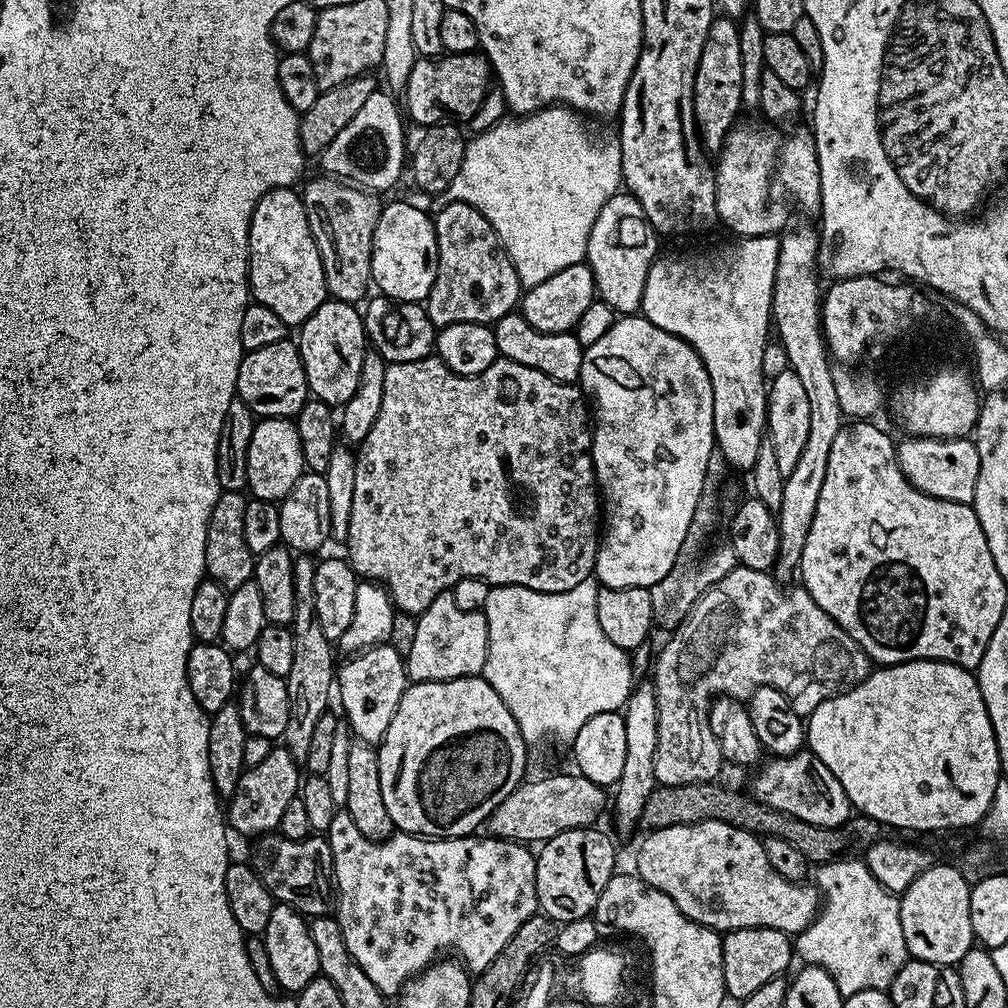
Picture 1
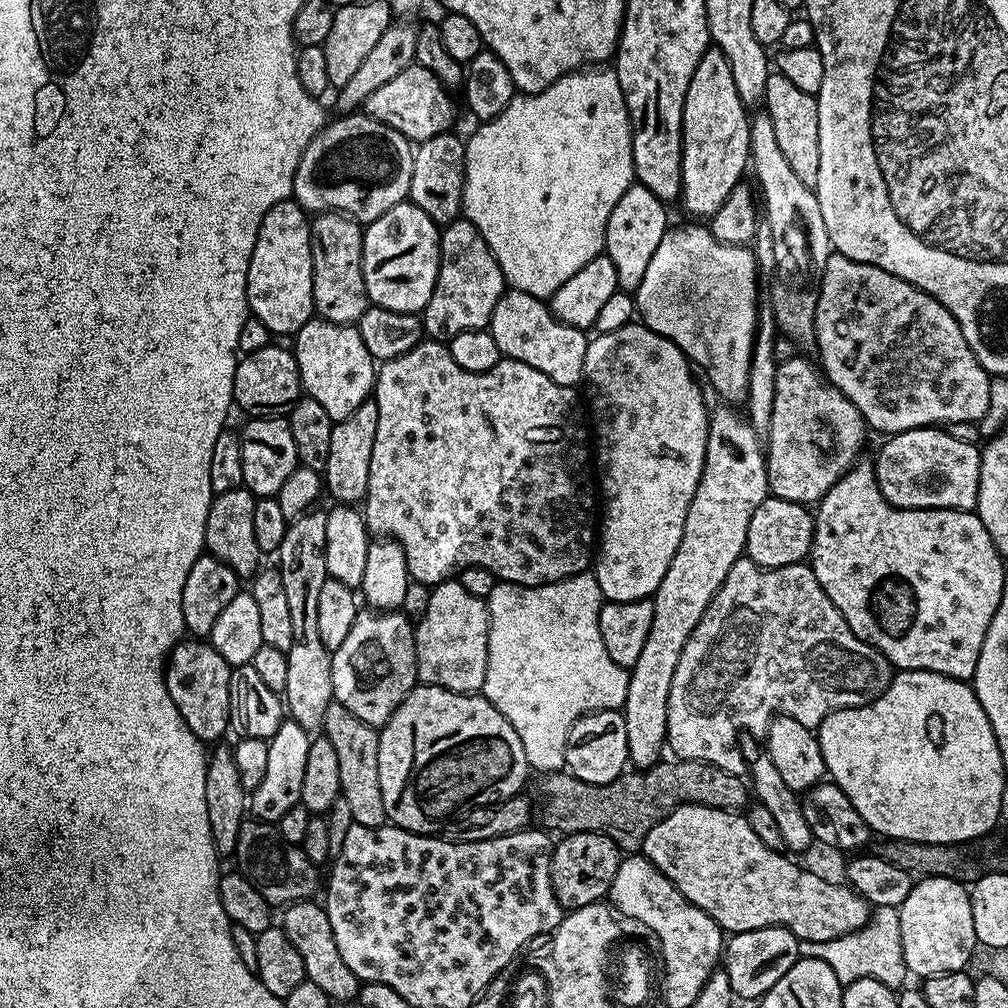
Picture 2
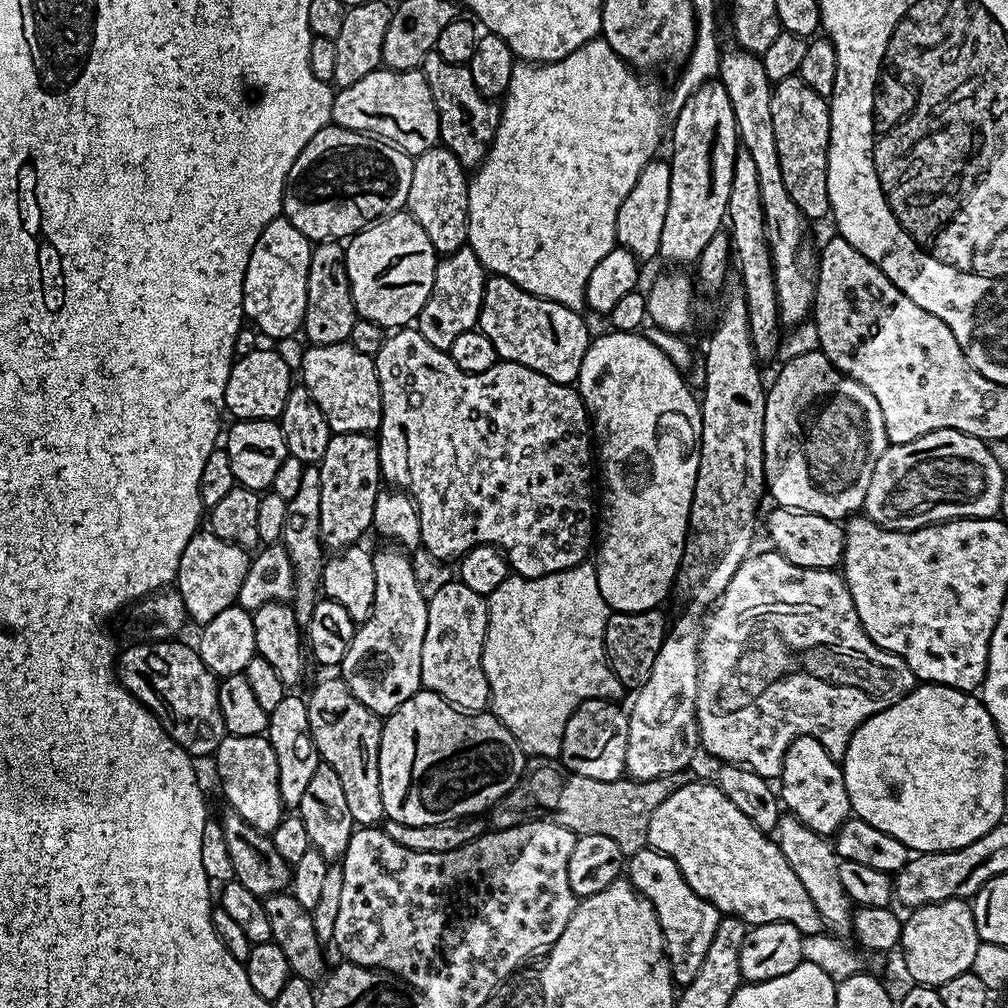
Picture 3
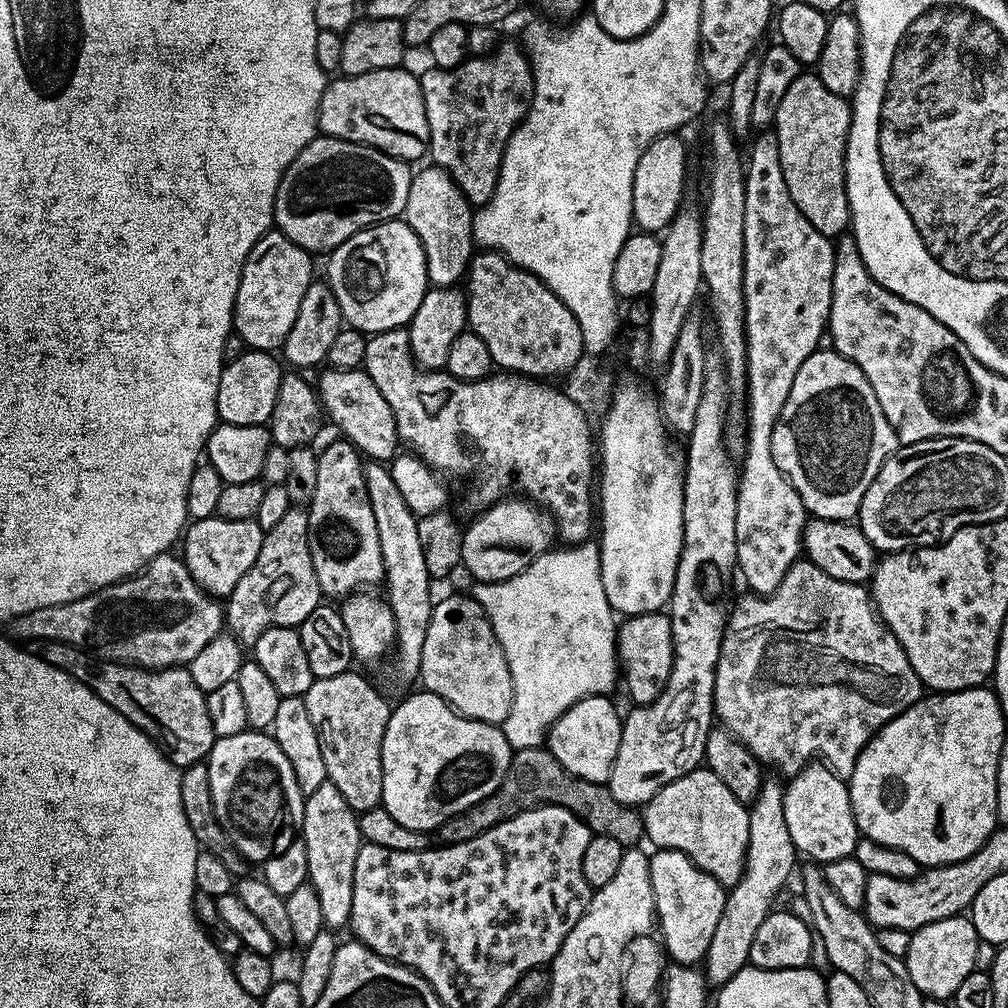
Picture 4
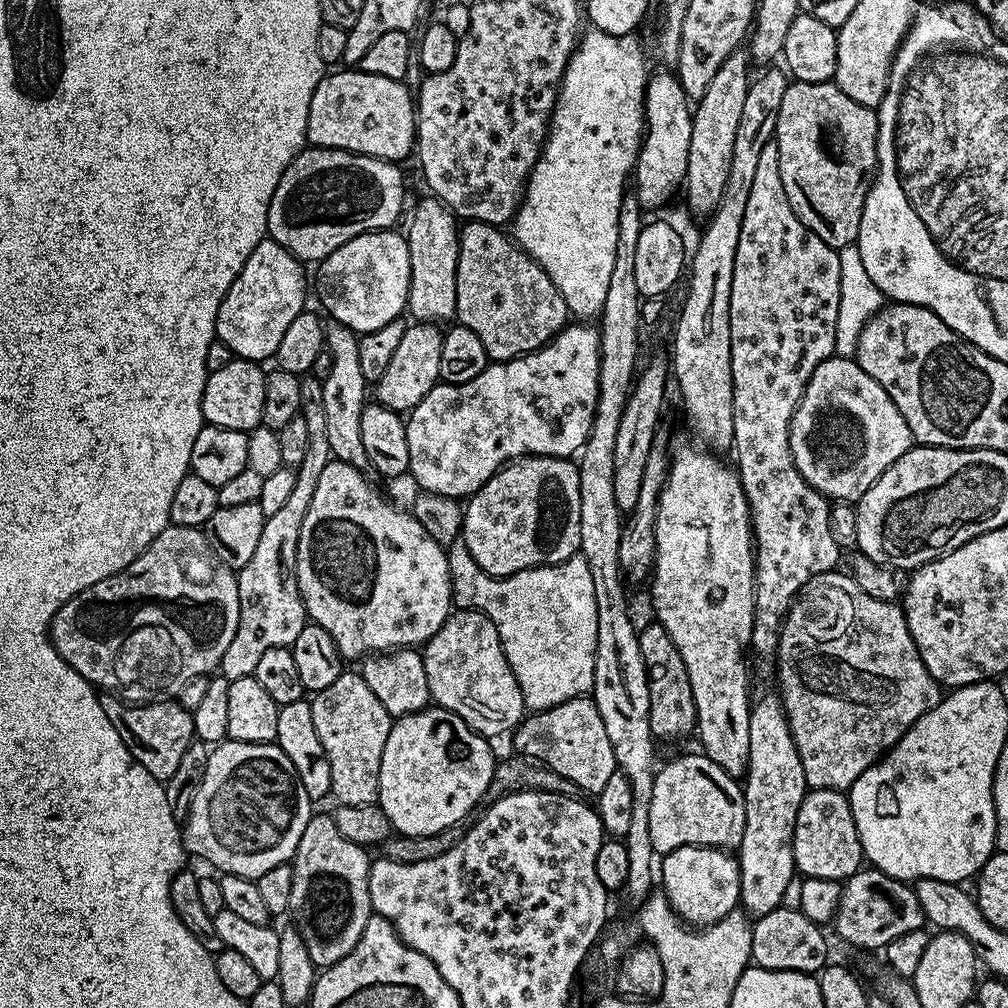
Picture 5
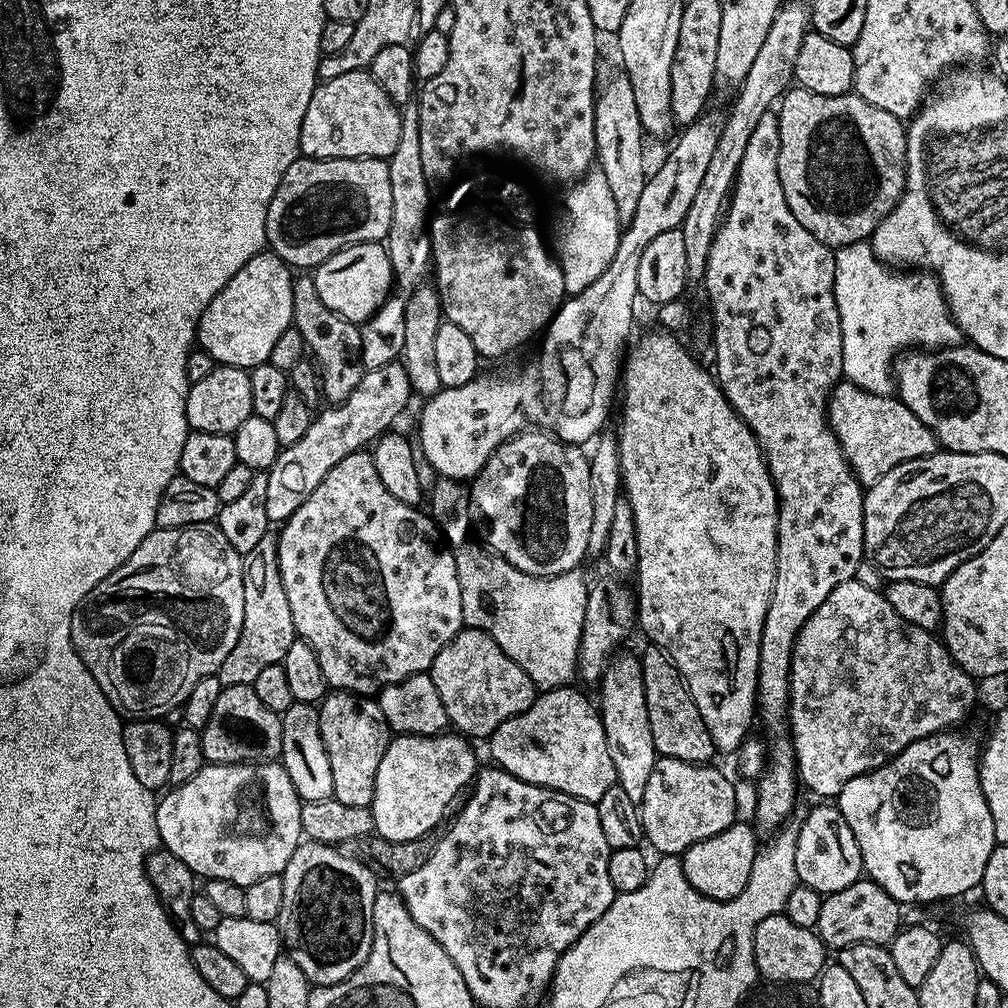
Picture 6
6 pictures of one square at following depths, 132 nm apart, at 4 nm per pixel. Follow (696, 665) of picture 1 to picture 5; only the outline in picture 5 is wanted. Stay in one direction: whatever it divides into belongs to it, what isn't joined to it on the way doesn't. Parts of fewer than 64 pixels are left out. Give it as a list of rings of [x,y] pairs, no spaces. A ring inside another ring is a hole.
[[[844,570],[818,574],[810,582],[806,582],[804,589],[796,595],[796,601],[792,604],[792,609],[789,610],[787,618],[784,619],[784,625],[780,628],[780,647],[776,649],[774,664],[775,679],[780,679],[780,685],[778,685],[780,701],[784,703],[788,725],[798,754],[802,758],[802,770],[806,774],[809,789],[851,789],[854,781],[871,764],[875,764],[881,756],[885,755],[889,748],[893,748],[902,738],[902,734],[906,734],[906,730],[910,730],[910,726],[914,726],[914,722],[918,722],[918,718],[926,714],[926,710],[934,710],[934,706],[938,706],[942,698],[942,685],[934,679],[930,670],[926,670],[918,654],[918,646],[914,646],[914,638],[906,626],[903,607],[891,600],[870,598],[870,594],[866,594],[866,590],[862,590],[862,586],[858,586],[858,582],[854,582],[851,575]]]

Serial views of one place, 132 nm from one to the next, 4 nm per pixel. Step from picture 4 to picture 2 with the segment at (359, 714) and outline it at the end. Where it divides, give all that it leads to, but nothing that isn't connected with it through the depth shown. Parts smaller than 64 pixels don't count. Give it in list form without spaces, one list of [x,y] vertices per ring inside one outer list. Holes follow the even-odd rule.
[[[333,702],[326,710],[322,734],[334,742],[334,750],[338,753],[338,774],[342,777],[340,794],[350,805],[352,822],[371,828],[385,827],[388,815],[382,802],[382,782],[378,782],[379,731],[362,722],[362,718],[354,718],[346,706]]]

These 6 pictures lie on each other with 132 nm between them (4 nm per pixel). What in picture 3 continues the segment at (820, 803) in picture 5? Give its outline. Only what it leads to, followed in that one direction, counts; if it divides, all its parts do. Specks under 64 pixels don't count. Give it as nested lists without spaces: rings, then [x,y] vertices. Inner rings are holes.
[[[796,736],[794,742],[790,742],[778,780],[784,783],[778,788],[783,807],[819,836],[835,837],[836,831],[853,815],[850,798],[846,794],[843,767],[830,758],[822,742],[814,738]]]

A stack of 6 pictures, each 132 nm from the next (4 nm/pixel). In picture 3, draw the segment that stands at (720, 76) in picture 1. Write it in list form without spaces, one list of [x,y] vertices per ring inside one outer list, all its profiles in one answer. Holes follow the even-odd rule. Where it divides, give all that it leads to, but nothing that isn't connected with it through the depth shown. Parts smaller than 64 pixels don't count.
[[[719,79],[698,86],[679,107],[676,121],[670,124],[670,207],[662,225],[659,259],[669,260],[672,266],[688,266],[699,260],[706,242],[725,223],[730,181],[734,179],[734,158],[742,145],[730,94],[726,94],[726,86]]]

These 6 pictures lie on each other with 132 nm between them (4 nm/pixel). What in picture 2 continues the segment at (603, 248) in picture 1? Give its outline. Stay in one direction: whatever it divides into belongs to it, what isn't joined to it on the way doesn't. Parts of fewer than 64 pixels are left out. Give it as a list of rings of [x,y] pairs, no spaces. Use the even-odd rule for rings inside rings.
[[[634,182],[618,198],[618,206],[614,206],[614,214],[610,214],[610,222],[606,226],[604,252],[614,262],[614,270],[618,270],[618,282],[625,292],[635,293],[636,287],[646,274],[646,266],[650,266],[650,258],[654,258],[654,250],[658,250],[658,242],[662,242],[662,234],[670,226],[665,201],[659,200],[646,186]]]

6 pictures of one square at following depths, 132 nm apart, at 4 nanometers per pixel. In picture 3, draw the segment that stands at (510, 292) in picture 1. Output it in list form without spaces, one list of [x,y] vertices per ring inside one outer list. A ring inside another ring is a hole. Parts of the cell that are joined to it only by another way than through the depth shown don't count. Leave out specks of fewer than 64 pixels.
[[[465,246],[437,259],[434,286],[418,317],[422,338],[426,338],[430,346],[446,350],[452,345],[454,338],[458,338],[458,334],[466,334],[479,325],[485,279],[482,262],[478,262],[478,254],[474,254],[472,248]]]

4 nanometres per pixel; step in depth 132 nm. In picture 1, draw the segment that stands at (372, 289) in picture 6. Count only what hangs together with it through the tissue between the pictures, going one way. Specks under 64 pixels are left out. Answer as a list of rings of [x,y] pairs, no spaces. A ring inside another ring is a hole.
[[[396,200],[393,204],[385,203],[380,209],[378,226],[372,239],[372,283],[383,295],[391,300],[427,301],[430,290],[434,286],[434,278],[438,270],[438,242],[436,226],[431,215],[427,216],[420,208],[407,204],[404,200]]]

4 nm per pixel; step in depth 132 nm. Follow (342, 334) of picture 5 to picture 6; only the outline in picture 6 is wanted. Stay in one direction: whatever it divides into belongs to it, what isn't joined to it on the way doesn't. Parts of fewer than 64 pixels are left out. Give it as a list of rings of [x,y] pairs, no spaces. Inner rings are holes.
[[[300,274],[293,279],[292,323],[302,334],[305,349],[318,365],[323,399],[328,400],[329,405],[343,404],[350,390],[362,382],[366,371],[362,362],[362,334],[359,327],[334,314],[334,310],[330,310],[330,306],[318,298],[318,286],[314,286],[308,274]]]

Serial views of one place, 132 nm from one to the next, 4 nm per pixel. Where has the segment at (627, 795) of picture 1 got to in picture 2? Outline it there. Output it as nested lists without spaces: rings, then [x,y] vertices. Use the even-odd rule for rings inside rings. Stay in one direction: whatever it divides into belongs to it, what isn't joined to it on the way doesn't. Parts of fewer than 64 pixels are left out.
[[[720,406],[708,417],[706,458],[690,510],[686,510],[686,522],[682,542],[670,558],[666,578],[651,597],[654,606],[654,622],[650,622],[650,634],[642,645],[642,654],[628,674],[626,702],[622,709],[626,718],[626,746],[629,761],[637,769],[653,768],[661,763],[668,742],[668,699],[670,682],[674,682],[674,670],[678,658],[682,658],[682,646],[686,638],[698,626],[706,606],[718,594],[730,566],[745,555],[746,530],[750,517],[769,496],[768,465],[761,437],[752,429],[747,415],[732,406]]]

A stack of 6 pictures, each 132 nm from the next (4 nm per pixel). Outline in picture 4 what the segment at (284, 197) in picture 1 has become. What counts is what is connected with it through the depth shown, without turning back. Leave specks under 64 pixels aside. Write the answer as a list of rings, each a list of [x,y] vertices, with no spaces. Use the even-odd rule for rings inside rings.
[[[269,230],[250,250],[242,278],[238,282],[238,294],[234,302],[232,327],[249,349],[257,352],[272,352],[284,347],[286,334],[298,318],[298,306],[302,306],[302,294],[314,282],[312,276],[313,253],[290,242],[286,234]]]

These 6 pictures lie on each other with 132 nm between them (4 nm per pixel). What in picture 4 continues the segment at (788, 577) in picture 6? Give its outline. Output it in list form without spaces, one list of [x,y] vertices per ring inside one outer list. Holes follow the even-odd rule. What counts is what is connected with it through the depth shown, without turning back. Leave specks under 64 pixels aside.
[[[764,130],[752,144],[752,149],[746,152],[746,171],[744,174],[744,189],[746,190],[746,214],[744,215],[744,334],[746,336],[746,374],[748,375],[748,390],[746,393],[746,409],[748,408],[748,445],[744,448],[744,465],[738,468],[738,483],[736,486],[736,568],[744,575],[748,583],[747,591],[757,596],[769,596],[786,578],[790,566],[801,559],[804,547],[804,525],[810,517],[804,508],[800,495],[792,486],[782,470],[774,466],[774,456],[770,450],[770,438],[774,434],[774,426],[778,422],[778,414],[782,414],[782,406],[786,404],[786,394],[790,392],[790,385],[794,382],[794,374],[798,374],[798,366],[810,358],[812,352],[821,347],[820,339],[825,339],[828,327],[828,315],[830,314],[830,302],[832,301],[832,275],[834,274],[834,258],[836,249],[829,237],[822,235],[794,206],[794,198],[790,198],[790,190],[786,190],[786,178],[782,178],[782,158],[778,158],[778,142],[775,131]],[[765,779],[748,808],[750,838],[744,859],[744,872],[740,881],[727,889],[728,897],[722,918],[718,918],[714,938],[710,938],[710,950],[706,950],[702,961],[704,979],[712,986],[730,982],[730,978],[734,978],[738,970],[749,967],[748,955],[754,934],[758,934],[758,926],[762,926],[762,922],[766,922],[768,915],[774,911],[775,904],[772,903],[783,890],[784,883],[791,878],[792,867],[798,861],[796,847],[786,826],[785,785],[779,779],[776,780]]]

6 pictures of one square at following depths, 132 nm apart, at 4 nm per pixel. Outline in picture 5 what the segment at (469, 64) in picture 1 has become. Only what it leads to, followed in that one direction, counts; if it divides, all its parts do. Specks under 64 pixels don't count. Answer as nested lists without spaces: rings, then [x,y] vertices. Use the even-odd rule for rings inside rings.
[[[363,70],[329,71],[310,98],[307,143],[313,148],[340,148],[360,156],[404,162],[416,146],[416,105],[406,83]]]

